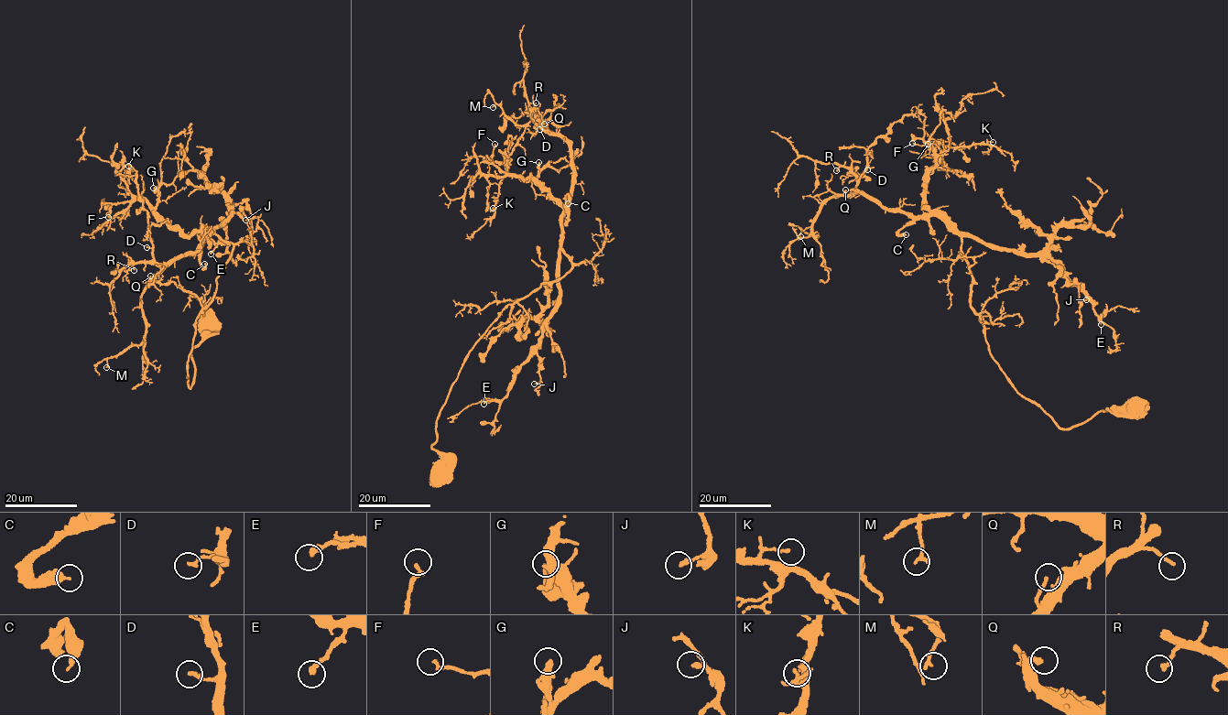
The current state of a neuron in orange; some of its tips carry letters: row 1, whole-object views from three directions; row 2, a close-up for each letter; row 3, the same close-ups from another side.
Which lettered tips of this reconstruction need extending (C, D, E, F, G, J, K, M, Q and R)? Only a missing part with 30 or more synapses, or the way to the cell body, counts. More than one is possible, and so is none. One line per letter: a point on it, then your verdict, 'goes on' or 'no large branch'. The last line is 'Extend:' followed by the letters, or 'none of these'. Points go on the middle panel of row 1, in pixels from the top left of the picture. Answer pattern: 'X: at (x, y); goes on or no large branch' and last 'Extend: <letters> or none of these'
C: at (568, 203); no large branch
D: at (539, 129); no large branch
E: at (483, 404); no large branch
F: at (494, 144); no large branch
G: at (538, 162); no large branch
J: at (534, 384); no large branch
K: at (493, 208); no large branch
M: at (493, 107); no large branch
Q: at (544, 124); no large branch
R: at (536, 102); no large branch
Extend: none of these

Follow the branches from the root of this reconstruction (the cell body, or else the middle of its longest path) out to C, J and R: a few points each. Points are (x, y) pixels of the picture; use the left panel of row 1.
C: (207, 321), (191, 352), (190, 387), (195, 319), (233, 244), (201, 232), (204, 264)
J: (207, 321), (191, 352), (190, 387), (195, 319), (233, 246), (214, 231), (231, 204), (245, 220)
R: (207, 321), (191, 352), (190, 387), (195, 319), (233, 243), (201, 232), (192, 255), (131, 263), (134, 270)

